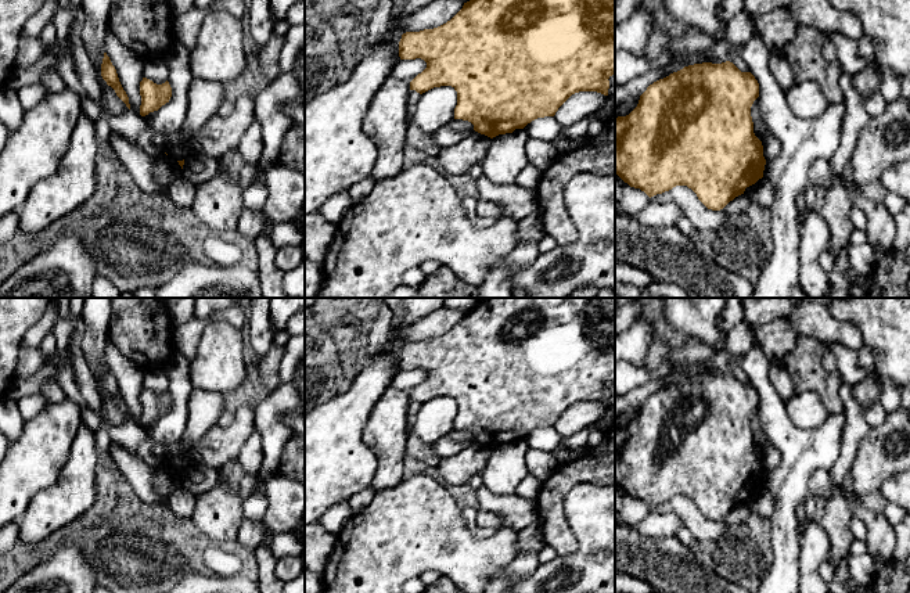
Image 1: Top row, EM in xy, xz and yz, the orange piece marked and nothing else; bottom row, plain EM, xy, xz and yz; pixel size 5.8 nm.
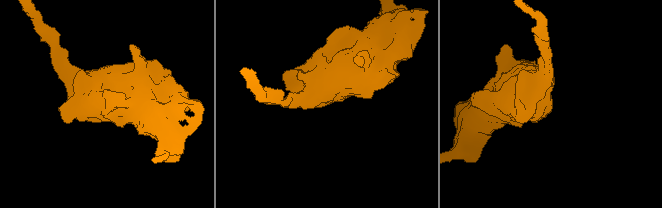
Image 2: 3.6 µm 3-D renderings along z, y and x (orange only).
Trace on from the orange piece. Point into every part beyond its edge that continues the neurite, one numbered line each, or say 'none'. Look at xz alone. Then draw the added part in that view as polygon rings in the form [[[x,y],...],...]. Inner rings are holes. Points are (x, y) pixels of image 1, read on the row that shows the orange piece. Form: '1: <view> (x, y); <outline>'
none

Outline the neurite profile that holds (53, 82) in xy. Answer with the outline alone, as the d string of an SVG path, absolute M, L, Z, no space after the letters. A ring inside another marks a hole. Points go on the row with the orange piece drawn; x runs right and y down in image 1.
M50 69L42 73L40 83L50 93L61 93L65 90L66 85L61 75L55 69Z

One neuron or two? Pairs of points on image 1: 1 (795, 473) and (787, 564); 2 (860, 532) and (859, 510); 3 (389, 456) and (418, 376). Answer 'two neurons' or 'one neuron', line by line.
1: one neuron
2: two neurons
3: one neuron

